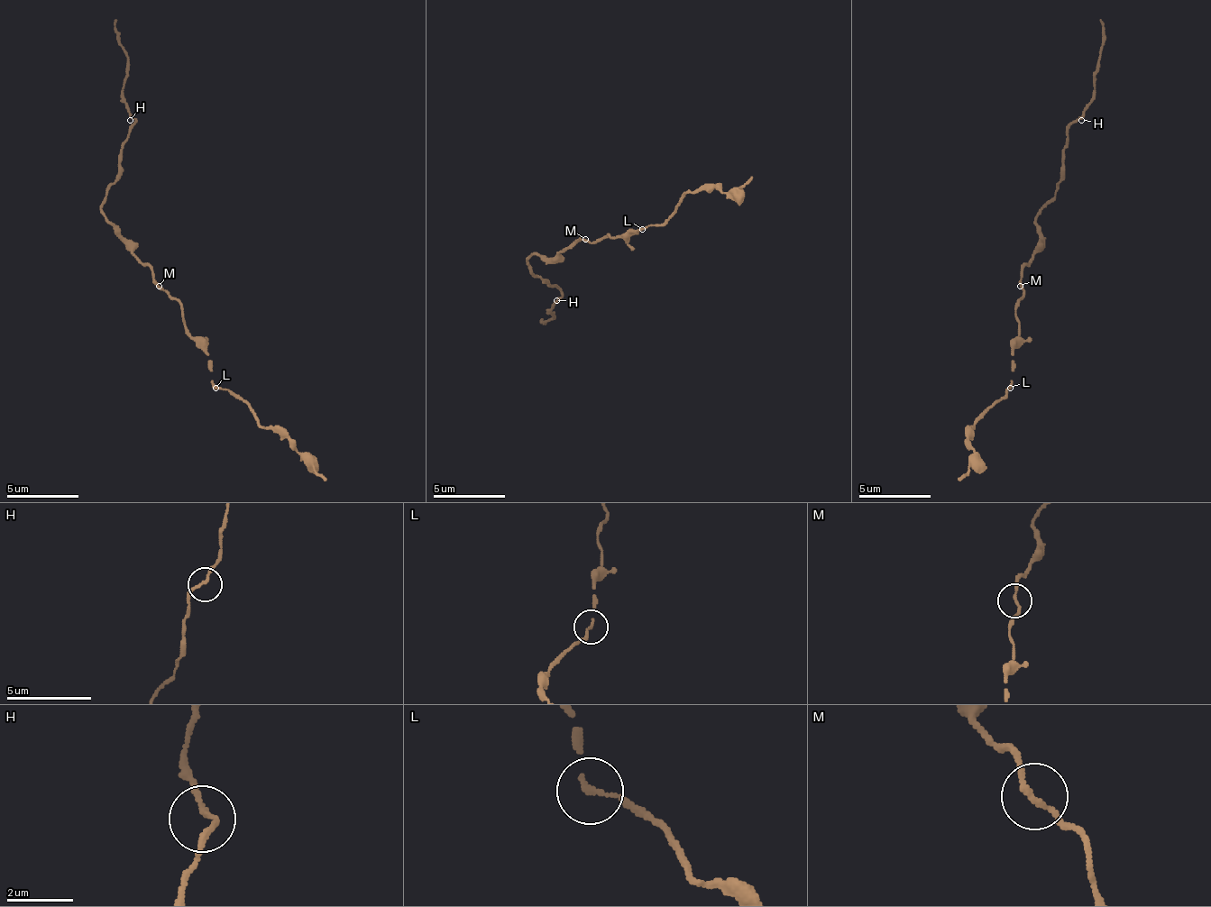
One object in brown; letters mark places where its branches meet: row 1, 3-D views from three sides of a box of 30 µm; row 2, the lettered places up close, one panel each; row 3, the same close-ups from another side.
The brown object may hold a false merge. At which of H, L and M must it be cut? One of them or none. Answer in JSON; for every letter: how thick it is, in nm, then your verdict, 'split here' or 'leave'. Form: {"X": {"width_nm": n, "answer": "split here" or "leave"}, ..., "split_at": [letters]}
{"H": {"width_nm": 150, "answer": "leave"}, "L": {"width_nm": 120, "answer": "leave"}, "M": {"width_nm": 140, "answer": "leave"}, "split_at": []}

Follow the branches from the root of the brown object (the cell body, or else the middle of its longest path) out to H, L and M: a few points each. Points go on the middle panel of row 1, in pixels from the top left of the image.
H: (574, 242), (556, 257), (535, 253), (527, 261), (527, 268), (542, 282), (556, 286), (556, 300)
L: (574, 242), (582, 239), (600, 242), (607, 235), (610, 239), (625, 239), (632, 232), (639, 232), (643, 228)
M: (574, 242), (585, 239)

